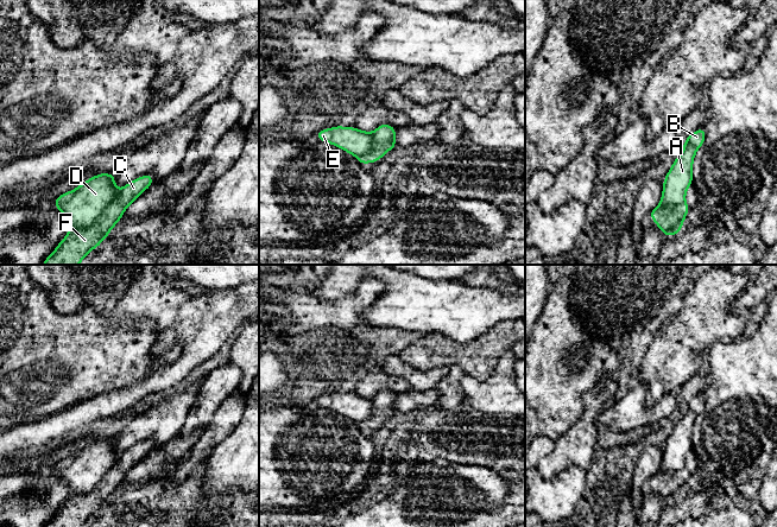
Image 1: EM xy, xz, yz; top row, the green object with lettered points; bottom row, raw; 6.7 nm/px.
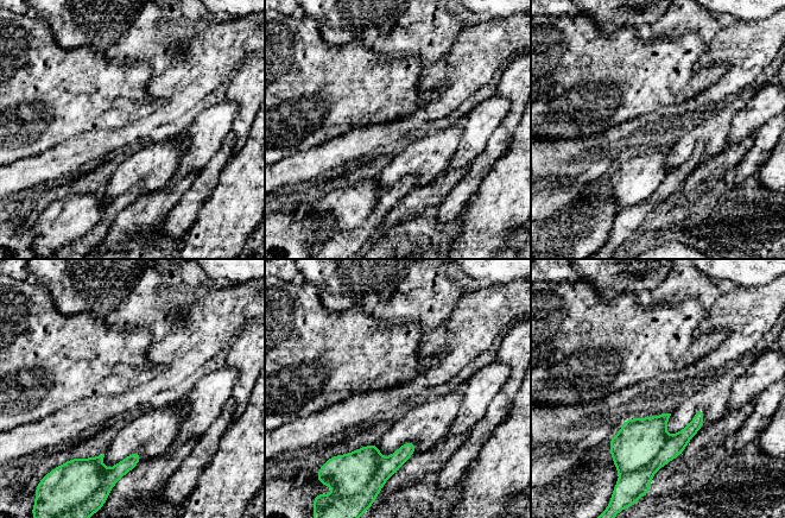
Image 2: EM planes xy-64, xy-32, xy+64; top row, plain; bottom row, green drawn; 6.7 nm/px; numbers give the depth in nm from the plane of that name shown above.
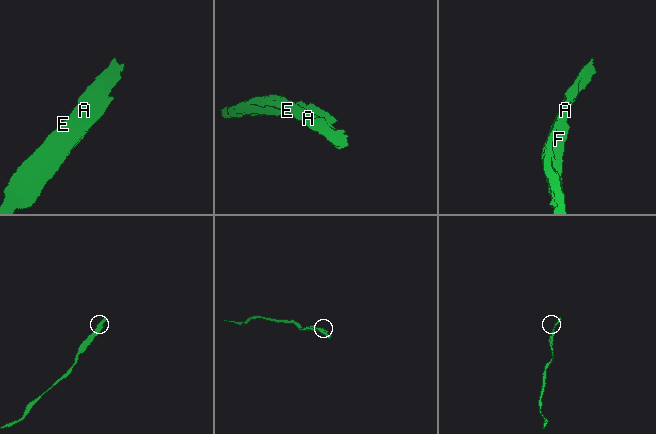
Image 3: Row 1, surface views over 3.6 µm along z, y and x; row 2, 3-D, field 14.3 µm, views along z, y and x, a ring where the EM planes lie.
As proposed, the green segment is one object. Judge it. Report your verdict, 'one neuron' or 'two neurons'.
two neurons

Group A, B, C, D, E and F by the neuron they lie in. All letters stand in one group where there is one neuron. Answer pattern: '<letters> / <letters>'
A B D E / C F

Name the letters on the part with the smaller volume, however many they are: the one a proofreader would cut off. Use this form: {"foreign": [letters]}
{"foreign": ["C", "F"]}

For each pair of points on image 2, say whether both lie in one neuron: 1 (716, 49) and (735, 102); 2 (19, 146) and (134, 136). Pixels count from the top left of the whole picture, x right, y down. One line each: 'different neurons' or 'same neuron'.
1: different neurons
2: different neurons

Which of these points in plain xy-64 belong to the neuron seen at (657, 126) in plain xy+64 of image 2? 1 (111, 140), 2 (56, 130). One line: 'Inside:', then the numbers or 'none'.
Inside: 1

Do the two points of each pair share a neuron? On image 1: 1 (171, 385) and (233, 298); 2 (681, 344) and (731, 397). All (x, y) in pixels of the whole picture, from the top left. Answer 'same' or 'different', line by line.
1: same
2: different

